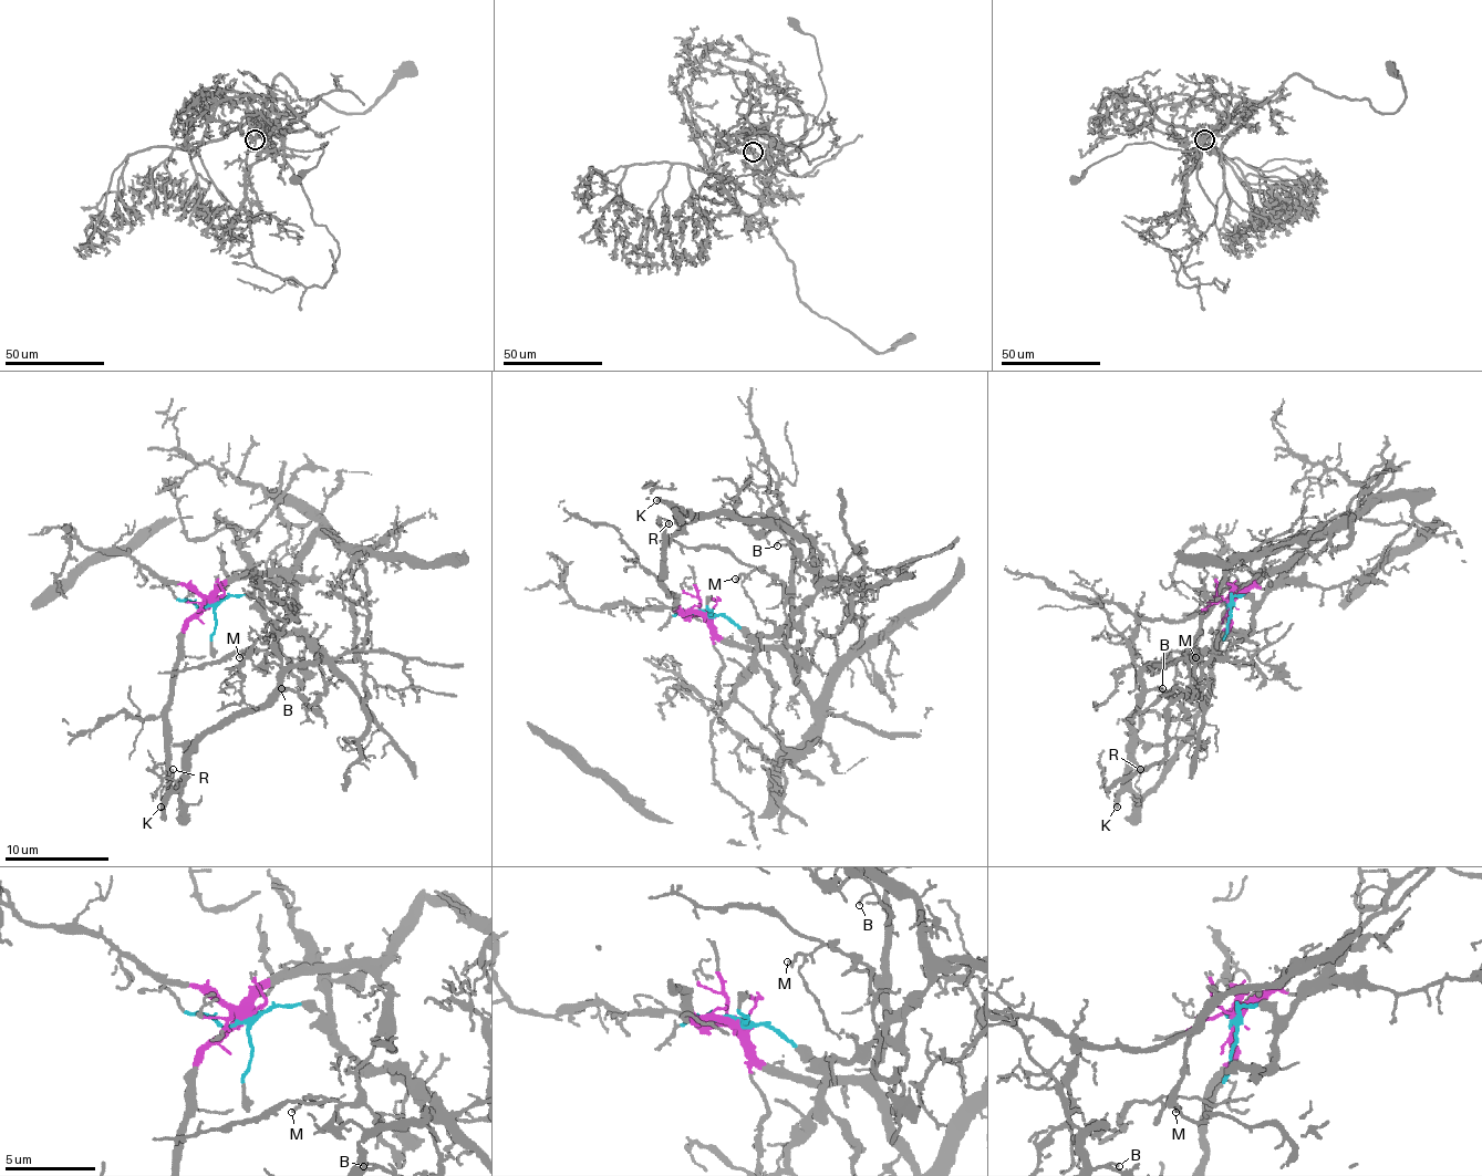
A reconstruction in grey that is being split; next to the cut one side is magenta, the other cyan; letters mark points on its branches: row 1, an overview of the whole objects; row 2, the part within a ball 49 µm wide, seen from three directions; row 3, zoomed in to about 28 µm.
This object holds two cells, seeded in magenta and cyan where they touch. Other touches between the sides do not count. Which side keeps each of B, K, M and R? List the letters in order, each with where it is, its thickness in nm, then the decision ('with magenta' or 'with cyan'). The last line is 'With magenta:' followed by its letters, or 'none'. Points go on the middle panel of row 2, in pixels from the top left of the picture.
B: at (777, 545); 110 nm thick; with cyan
K: at (656, 500); 360 nm thick; with cyan
M: at (735, 579); 160 nm thick; with magenta
R: at (669, 523); 100 nm thick; with magenta
With magenta: M, R

